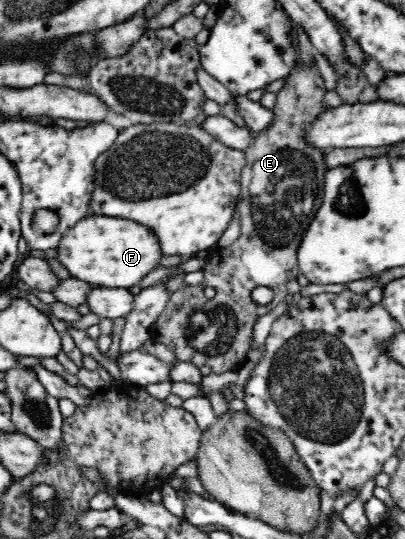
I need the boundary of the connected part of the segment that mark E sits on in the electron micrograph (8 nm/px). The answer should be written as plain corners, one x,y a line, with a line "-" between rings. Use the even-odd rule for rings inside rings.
299,57
285,79
286,83
276,93
273,123
264,132
256,133
254,141
245,150
247,163
241,171
241,194
237,202
240,235
230,245
230,263
234,265
220,263
220,269
214,267
211,273
208,269
202,269
203,281
197,286
184,284
179,291
170,294
165,310
150,329
154,342
166,345
178,360
196,365
203,376
233,371
247,359
254,323
284,301
288,294
286,283
298,277
298,245
323,200
324,175
328,170
325,154
328,150
311,147
304,135
315,120
329,109
324,105
324,95
328,89
314,61
312,65
304,66
-
260,285
274,291
272,300
266,305
257,304
250,296
-
205,287
214,287
216,294
212,299
202,301
-
218,305
227,305
233,309
237,332
226,353
209,357
190,345
186,329
190,327
190,317
196,311
202,309
203,313
208,313

